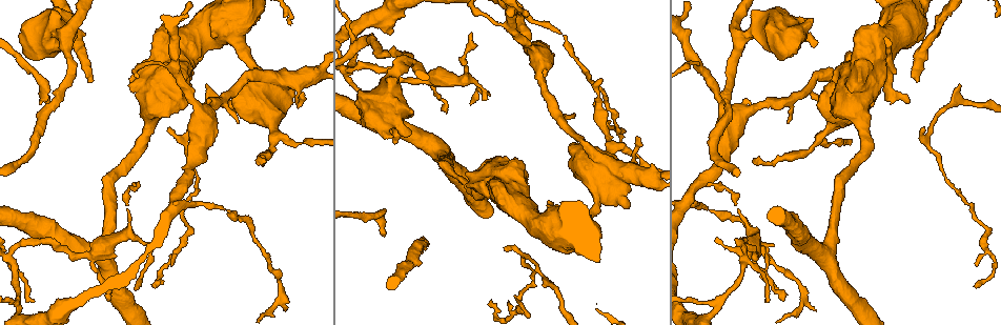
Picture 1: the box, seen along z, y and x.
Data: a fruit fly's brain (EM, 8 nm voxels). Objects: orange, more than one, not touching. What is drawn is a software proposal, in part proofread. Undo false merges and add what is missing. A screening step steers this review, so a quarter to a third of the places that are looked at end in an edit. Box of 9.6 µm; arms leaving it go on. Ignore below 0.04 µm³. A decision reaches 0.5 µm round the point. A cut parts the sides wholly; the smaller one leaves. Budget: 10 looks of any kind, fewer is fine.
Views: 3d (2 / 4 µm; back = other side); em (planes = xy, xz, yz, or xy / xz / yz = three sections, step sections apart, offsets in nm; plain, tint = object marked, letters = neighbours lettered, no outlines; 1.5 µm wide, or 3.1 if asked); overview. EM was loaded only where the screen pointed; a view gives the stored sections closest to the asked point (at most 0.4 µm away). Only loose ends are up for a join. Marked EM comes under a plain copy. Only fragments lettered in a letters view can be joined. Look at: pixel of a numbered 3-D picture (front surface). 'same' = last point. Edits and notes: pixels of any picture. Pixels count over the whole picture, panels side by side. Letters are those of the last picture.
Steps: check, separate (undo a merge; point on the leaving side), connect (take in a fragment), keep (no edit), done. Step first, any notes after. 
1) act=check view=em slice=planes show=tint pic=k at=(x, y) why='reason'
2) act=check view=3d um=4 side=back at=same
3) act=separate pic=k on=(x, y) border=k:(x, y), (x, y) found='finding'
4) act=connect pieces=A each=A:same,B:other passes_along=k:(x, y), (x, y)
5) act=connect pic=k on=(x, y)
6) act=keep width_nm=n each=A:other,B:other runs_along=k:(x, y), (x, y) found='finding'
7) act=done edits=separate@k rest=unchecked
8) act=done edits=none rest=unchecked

act=check view=em slice=xz step=8 show=letters pic=1 at=(92, 254) why='thick turns thin'

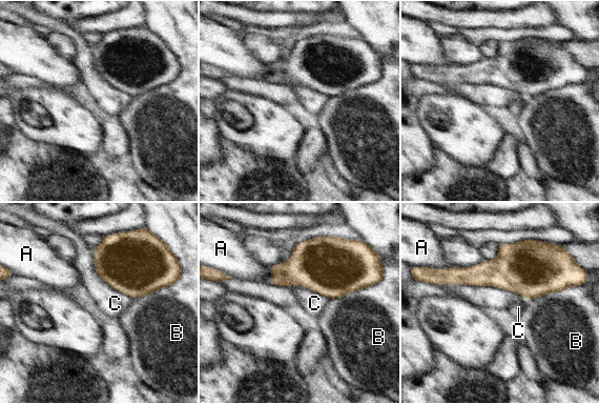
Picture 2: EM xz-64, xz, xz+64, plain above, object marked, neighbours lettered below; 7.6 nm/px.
act=keep width_nm=240 each=A:other,B:other,C:other border=2:(94, 250), (95, 270), (133, 299) found='all the same neuron'

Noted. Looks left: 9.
act=check view=3d um=2 pic=1 at=(917, 80) why='long arm stops here'

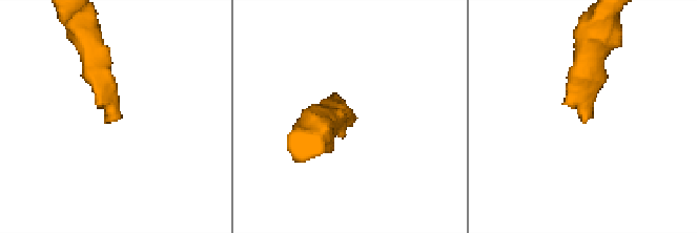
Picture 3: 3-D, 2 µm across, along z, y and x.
act=check view=em slice=planes show=letters pic=3 at=(348, 110) why='need the tissue'

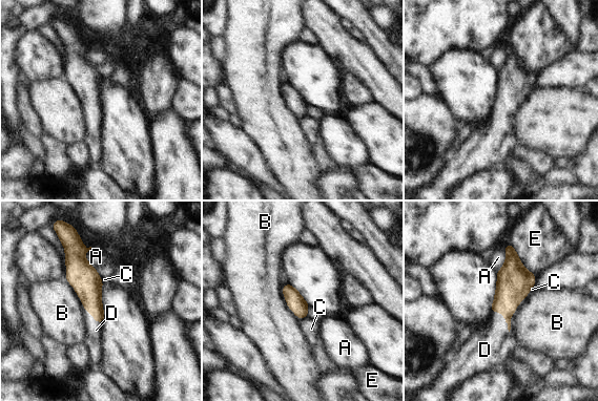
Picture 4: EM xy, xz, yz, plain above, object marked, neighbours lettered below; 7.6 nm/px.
act=connect pieces=D each=A:other,B:other,C:other,D:same,E:other passes_along=4:(513, 286), (503, 316), (489, 343) found='it goes on there'

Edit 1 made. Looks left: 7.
act=check view=overview why='redraw'

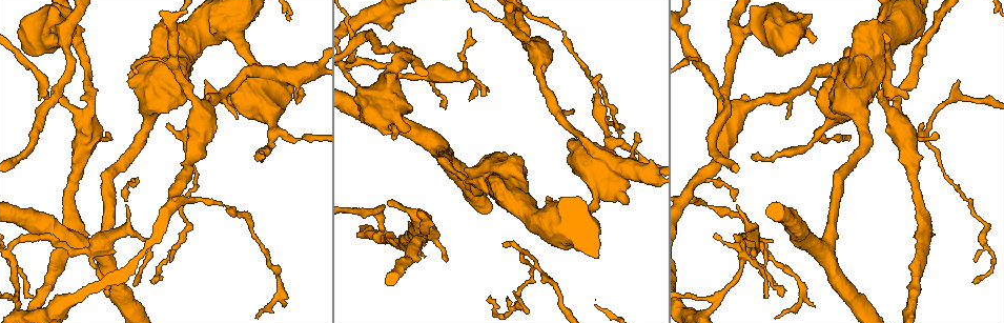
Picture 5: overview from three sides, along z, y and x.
act=check view=3d um=2 pic=5 at=(922, 123) why='tapers out'

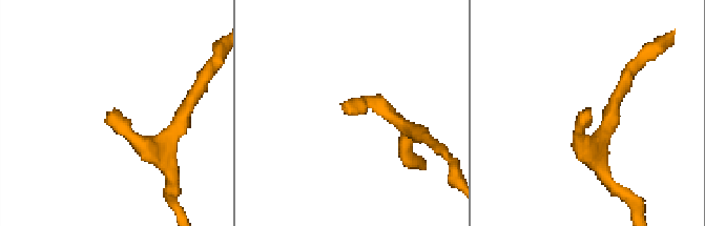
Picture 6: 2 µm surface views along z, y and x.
act=check view=em slice=planes show=letters pic=6 at=(342, 106) why='need the tissue'

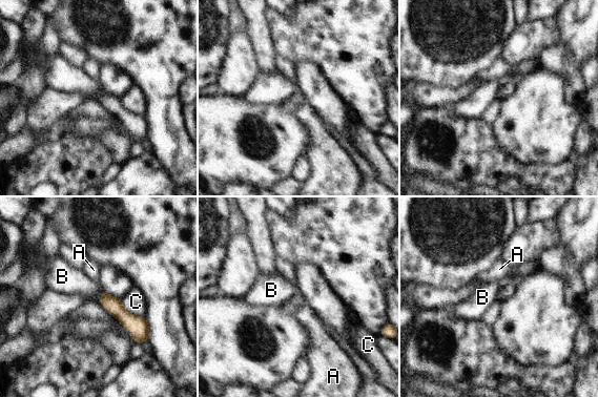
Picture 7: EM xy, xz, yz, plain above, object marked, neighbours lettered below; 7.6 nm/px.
act=keep width_nm=140 each=A:other,B:other,C:other runs_along=7:(103, 294), (145, 336) found='no lettered fragment goes on from it'

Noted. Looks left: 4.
act=check view=em slice=planes show=letters pic=5 at=(237, 35) why='thick turns thin'

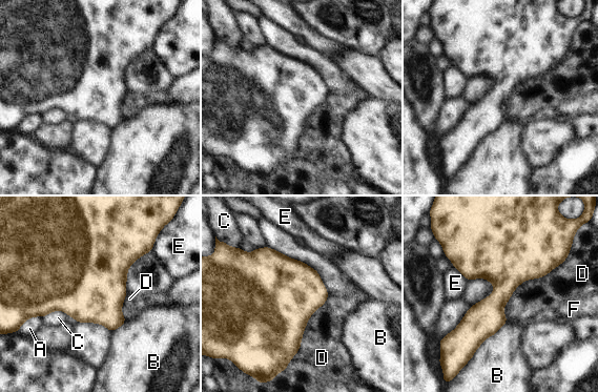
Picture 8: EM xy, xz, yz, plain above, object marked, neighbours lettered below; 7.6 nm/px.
act=keep width_nm=140 each=A:other,B:other,C:other,D:other,E:other,F:other found='one neuron here'

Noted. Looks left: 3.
act=done edits=connect@4 rest=unchecked

